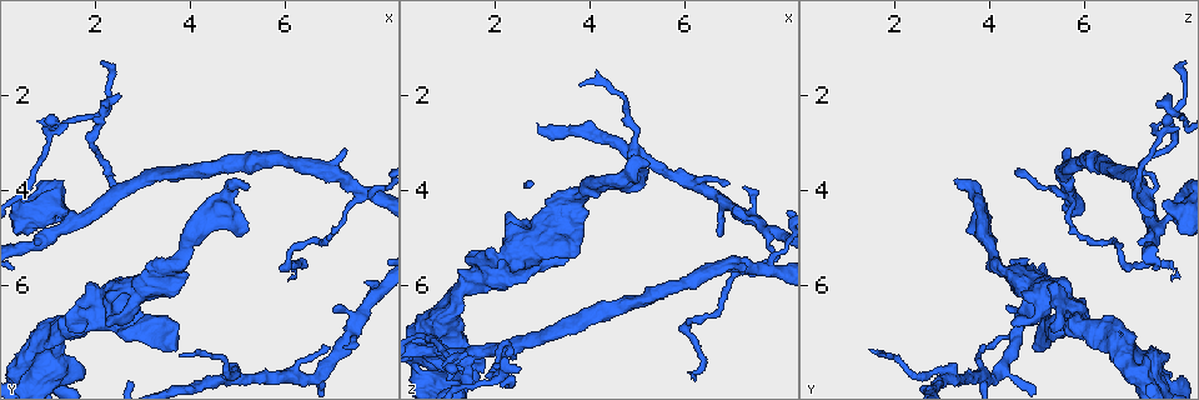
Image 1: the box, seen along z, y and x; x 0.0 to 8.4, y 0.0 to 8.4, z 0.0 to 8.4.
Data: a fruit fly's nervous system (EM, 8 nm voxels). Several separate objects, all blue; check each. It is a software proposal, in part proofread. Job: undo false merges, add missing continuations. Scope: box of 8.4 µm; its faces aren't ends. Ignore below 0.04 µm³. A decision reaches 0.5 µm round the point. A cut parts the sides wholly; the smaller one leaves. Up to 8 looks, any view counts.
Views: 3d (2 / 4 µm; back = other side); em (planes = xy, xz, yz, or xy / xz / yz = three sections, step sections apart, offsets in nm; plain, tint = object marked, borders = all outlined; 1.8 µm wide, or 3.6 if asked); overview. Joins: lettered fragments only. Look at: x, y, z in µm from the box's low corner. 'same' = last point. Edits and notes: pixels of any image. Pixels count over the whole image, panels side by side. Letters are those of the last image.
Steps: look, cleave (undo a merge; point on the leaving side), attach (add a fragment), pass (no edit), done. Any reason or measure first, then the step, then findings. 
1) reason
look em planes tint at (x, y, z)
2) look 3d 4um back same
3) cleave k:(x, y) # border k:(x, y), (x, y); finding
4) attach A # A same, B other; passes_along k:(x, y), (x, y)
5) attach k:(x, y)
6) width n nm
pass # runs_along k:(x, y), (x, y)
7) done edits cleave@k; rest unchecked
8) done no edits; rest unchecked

arms run side by side
look 3d 4um at (0.80, 7.65, 7.00)

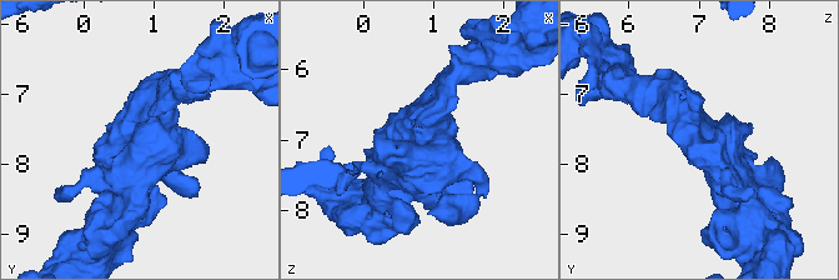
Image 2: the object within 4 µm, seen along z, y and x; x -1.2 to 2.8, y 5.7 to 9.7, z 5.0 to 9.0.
look em 3.6um yz step 8 tint at (0.80, 7.60, 7.05)

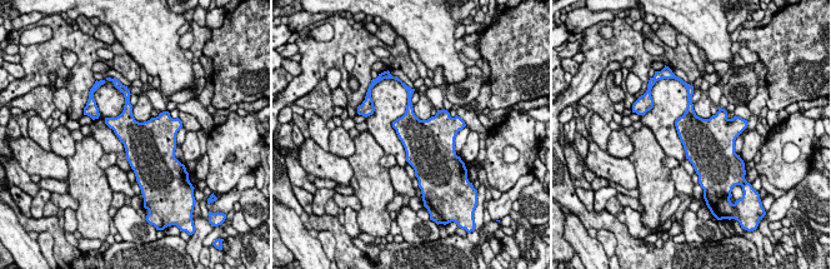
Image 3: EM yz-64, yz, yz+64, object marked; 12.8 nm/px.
cut it another way
look em 3.6um planes borders same

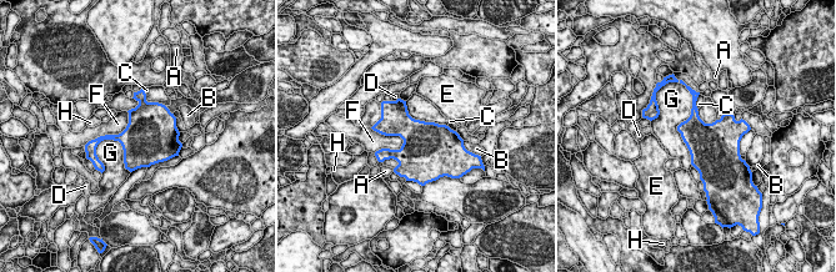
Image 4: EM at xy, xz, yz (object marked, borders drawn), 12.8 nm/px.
width 480 nm
pass # A other, B other, C other, D other, E other, F other, G other, H other; border 4:(374, 130), (398, 135), (401, 147); all the same cell

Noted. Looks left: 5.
free end
look em 3.6um planes borders at (5.20, 3.95, 3.45)

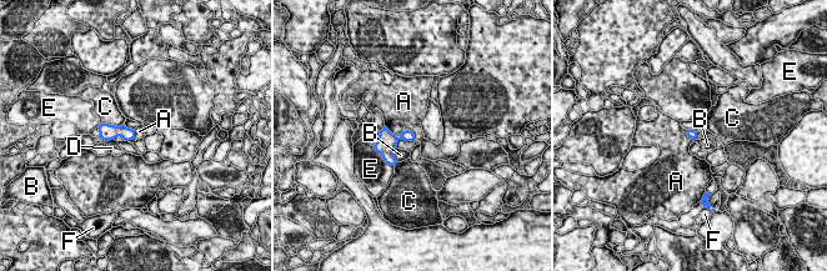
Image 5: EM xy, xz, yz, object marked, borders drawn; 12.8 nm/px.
longest_contact A 440 nm
pass # A other, B other, C other, D other, E other, F other; border 5:(385, 125), (415, 139); no lettered fragment goes on from it

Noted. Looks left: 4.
three arms meet
look em planes borders at (7.65, 4.05, 5.70)

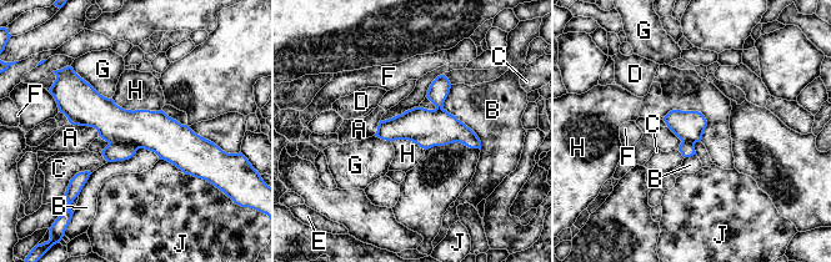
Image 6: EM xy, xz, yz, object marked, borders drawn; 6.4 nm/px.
pass # A other, B other, C other, D other, E other, F other, G other, H other, J other; runs_along 6:(61, 107), (206, 144); continuous, no second cell

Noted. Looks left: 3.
abrupt turn
look em planes tint at (2.15, 2.50, 7.85)

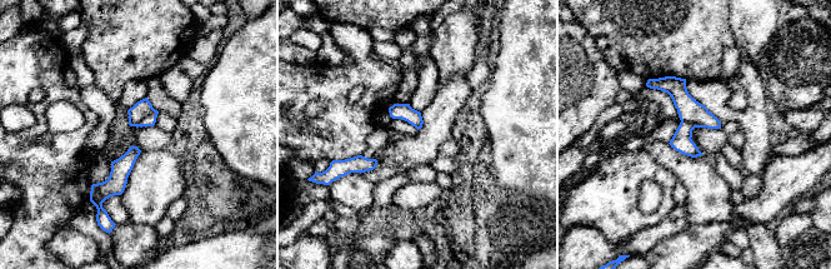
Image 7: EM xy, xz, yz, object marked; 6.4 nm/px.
look em planes borders same

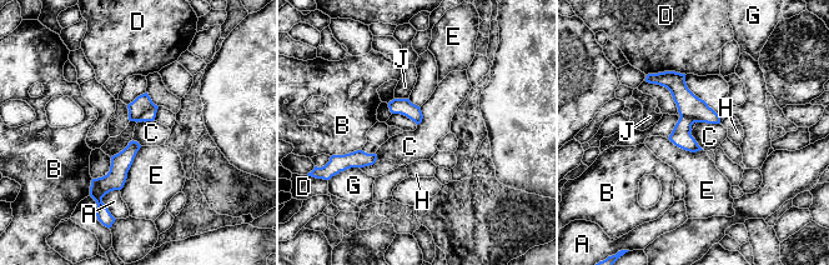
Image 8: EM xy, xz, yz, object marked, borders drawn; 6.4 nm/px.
longest_contact E 320 nm
pass # A other, B other, C other, D other, E other, G other, H other, J other; runs_along 8:(651, 76), (686, 100), (696, 148); continuous, no second cell

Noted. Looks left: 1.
done no edits; rest unchecked

